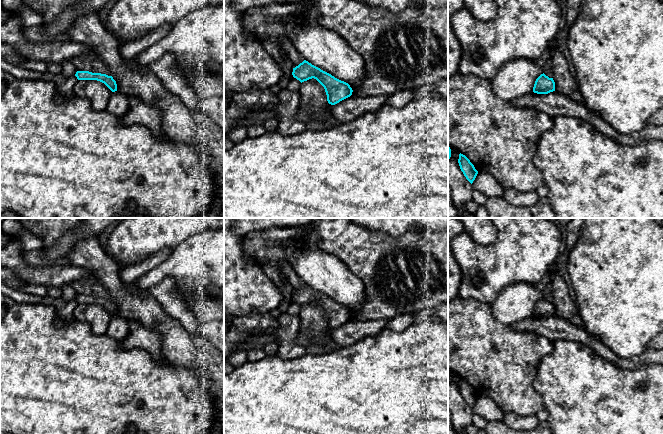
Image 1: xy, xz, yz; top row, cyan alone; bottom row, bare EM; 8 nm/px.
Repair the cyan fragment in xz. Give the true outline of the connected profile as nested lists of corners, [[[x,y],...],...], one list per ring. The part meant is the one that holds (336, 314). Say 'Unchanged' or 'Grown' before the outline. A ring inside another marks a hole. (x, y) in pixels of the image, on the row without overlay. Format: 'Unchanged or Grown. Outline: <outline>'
Unchanged. Outline: [[[306,284],[293,292],[292,299],[301,307],[312,302],[316,303],[324,311],[327,325],[331,329],[350,321],[353,316],[348,307],[335,302]]]

